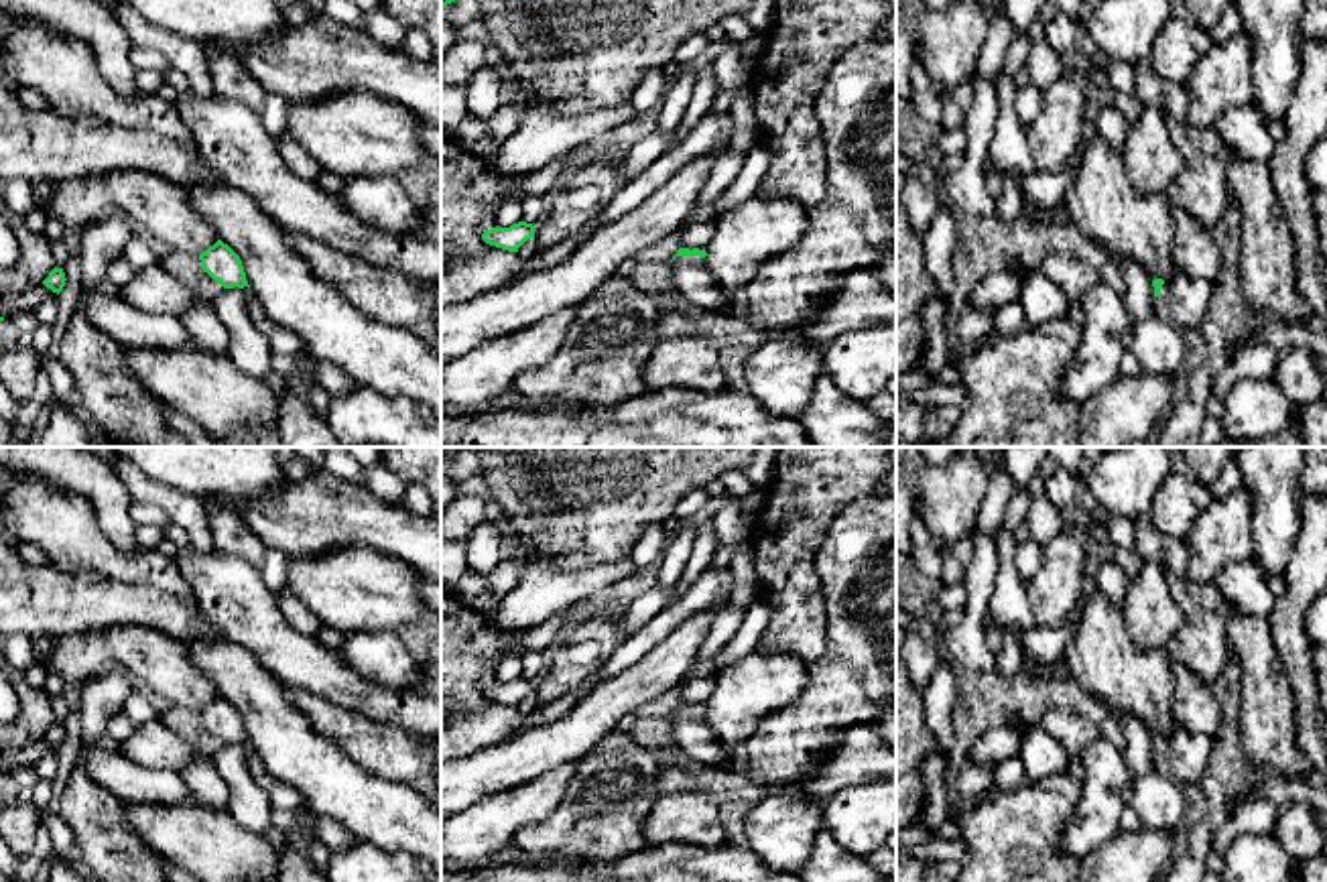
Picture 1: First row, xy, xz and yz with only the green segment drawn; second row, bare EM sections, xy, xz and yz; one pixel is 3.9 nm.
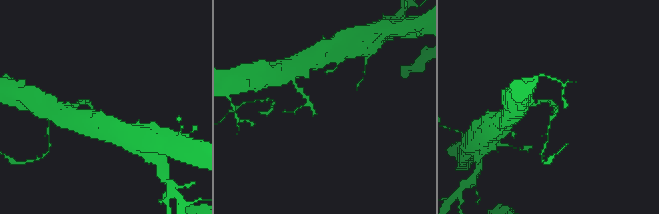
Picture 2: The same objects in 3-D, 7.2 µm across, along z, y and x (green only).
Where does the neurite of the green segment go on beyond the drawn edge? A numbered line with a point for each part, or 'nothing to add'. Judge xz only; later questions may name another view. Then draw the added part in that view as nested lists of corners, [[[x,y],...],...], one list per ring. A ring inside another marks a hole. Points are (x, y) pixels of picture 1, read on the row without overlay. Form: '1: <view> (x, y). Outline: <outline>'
1: xz (691, 732). Outline: [[[675,711],[673,736],[677,746],[693,760],[717,766],[730,756],[701,711]]]

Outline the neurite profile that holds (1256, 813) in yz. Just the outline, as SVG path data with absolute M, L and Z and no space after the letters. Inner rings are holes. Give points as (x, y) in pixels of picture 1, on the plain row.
M1260 793L1231 805L1227 819L1211 833L1213 852L1225 854L1244 833L1272 835L1278 815L1278 807Z

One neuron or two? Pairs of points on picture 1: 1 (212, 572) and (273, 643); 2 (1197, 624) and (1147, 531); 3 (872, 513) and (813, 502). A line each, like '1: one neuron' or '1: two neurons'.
1: one neuron
2: one neuron
3: two neurons

